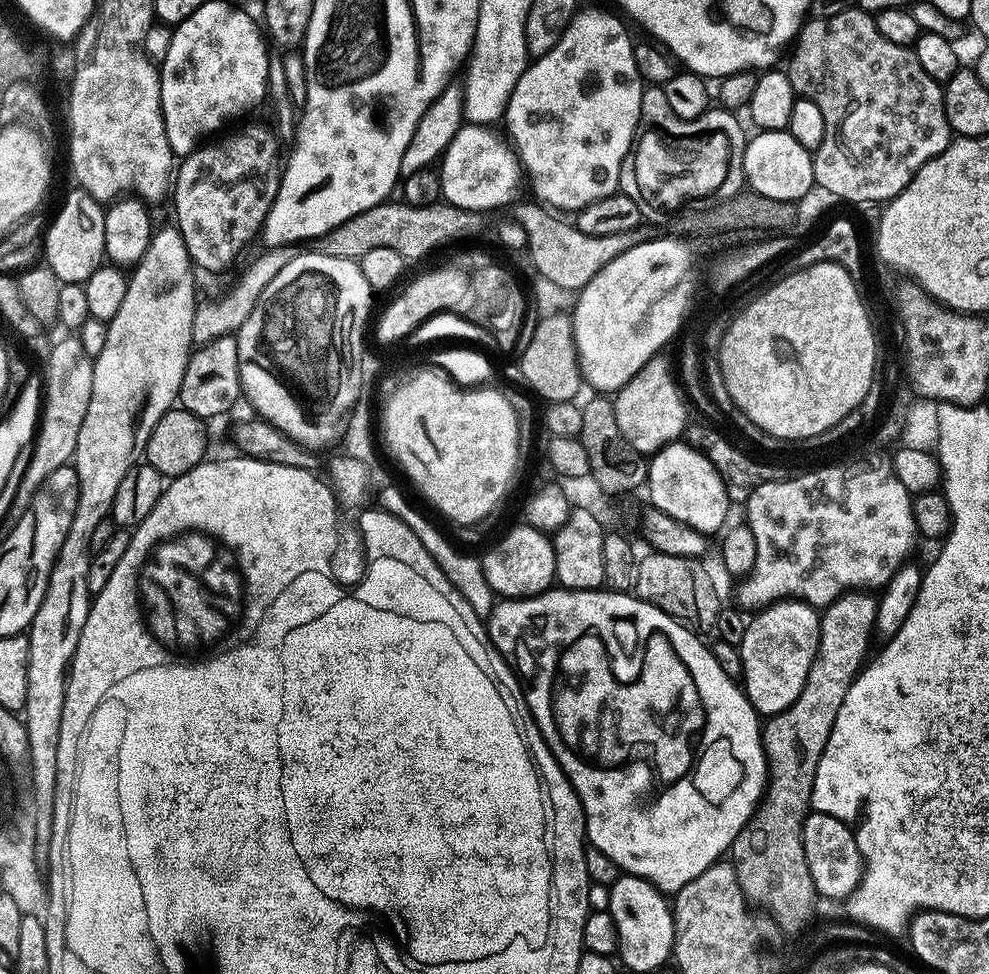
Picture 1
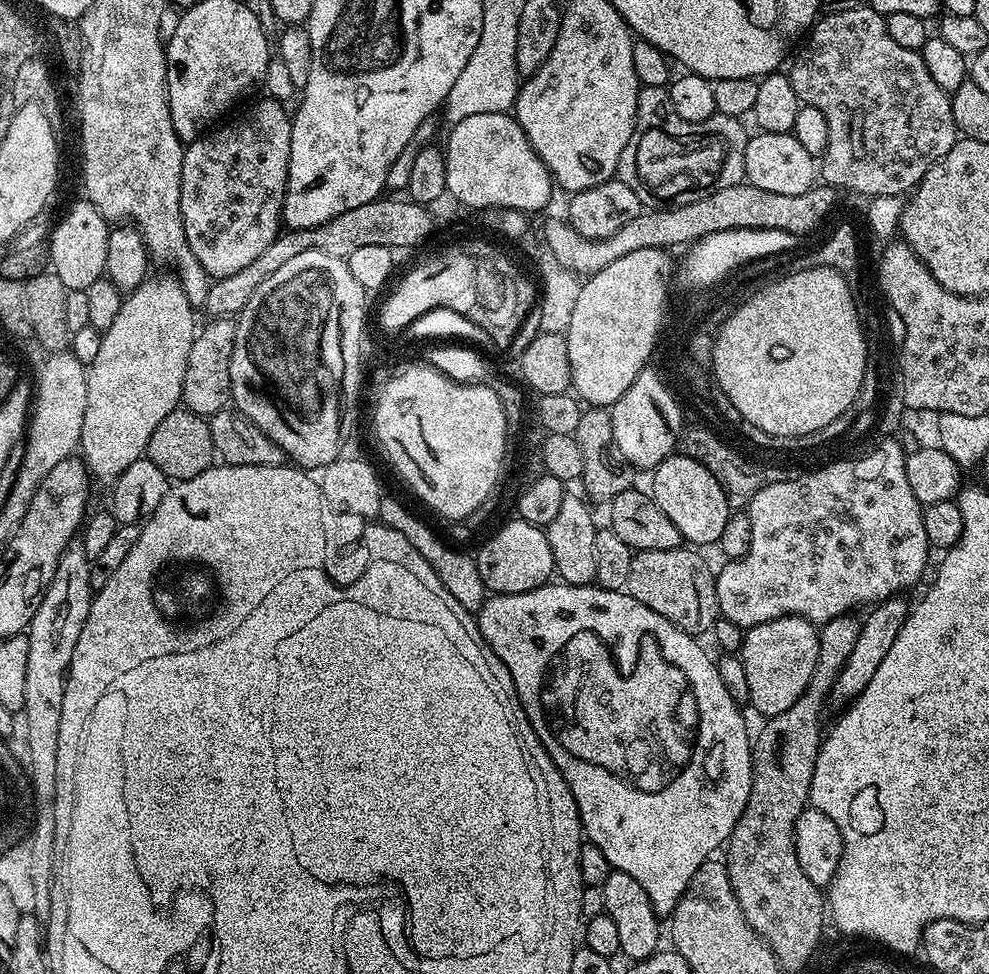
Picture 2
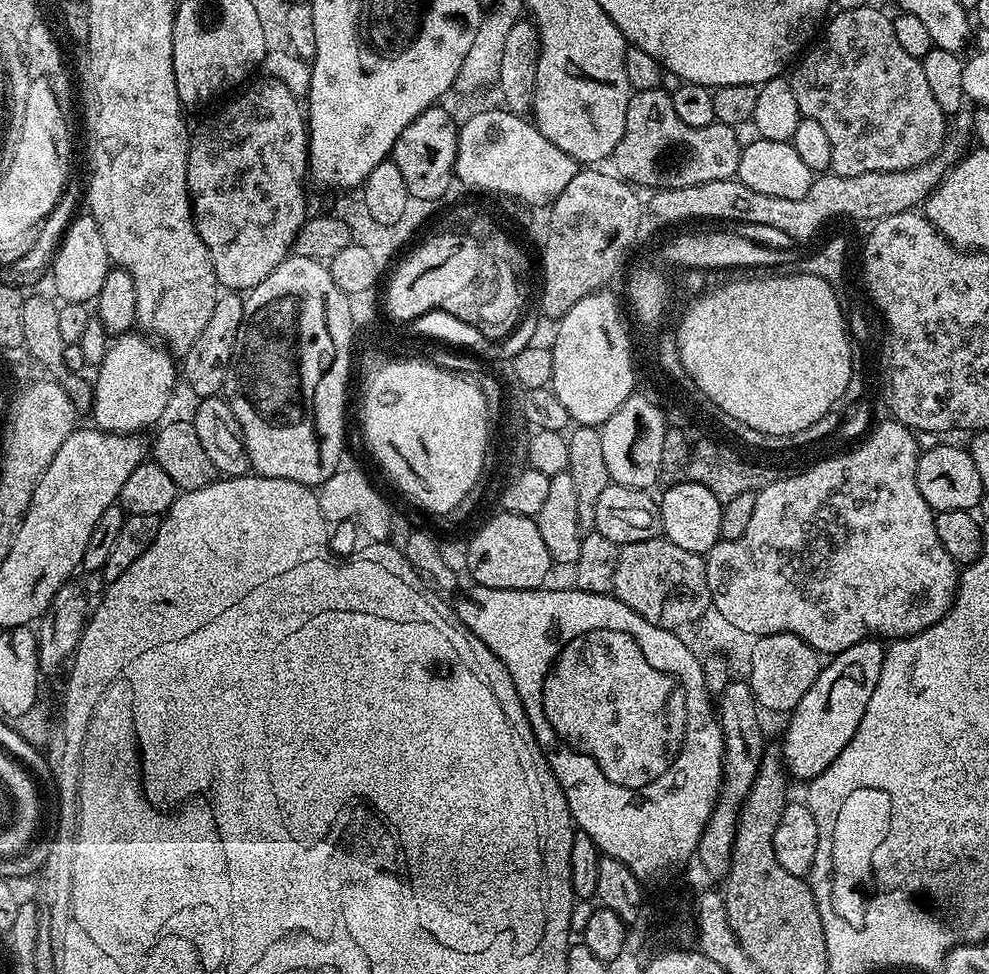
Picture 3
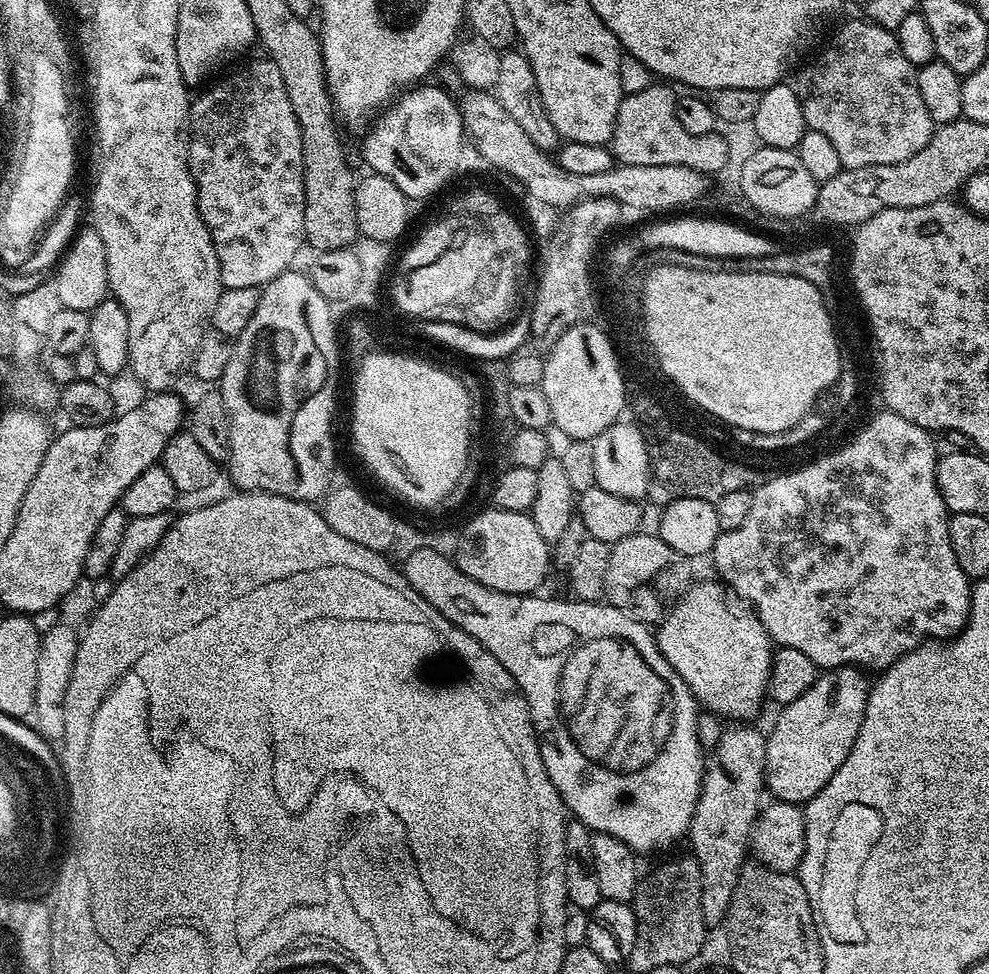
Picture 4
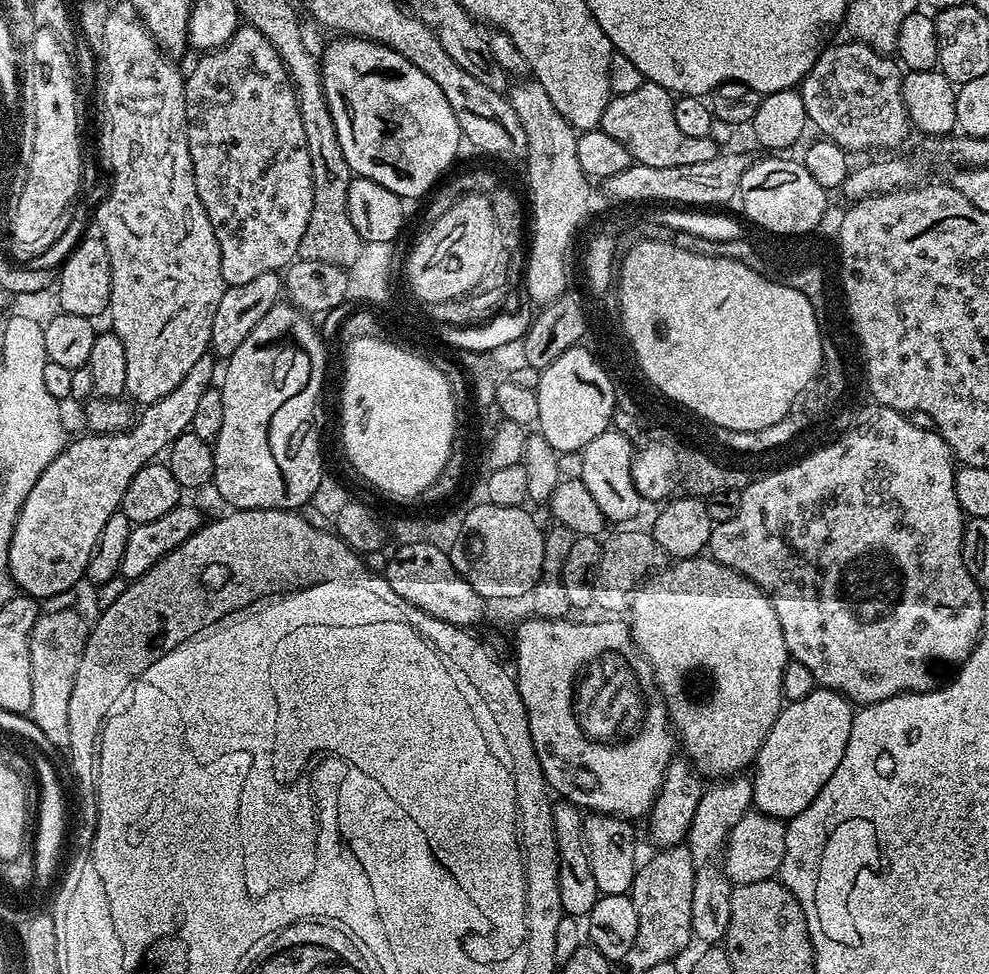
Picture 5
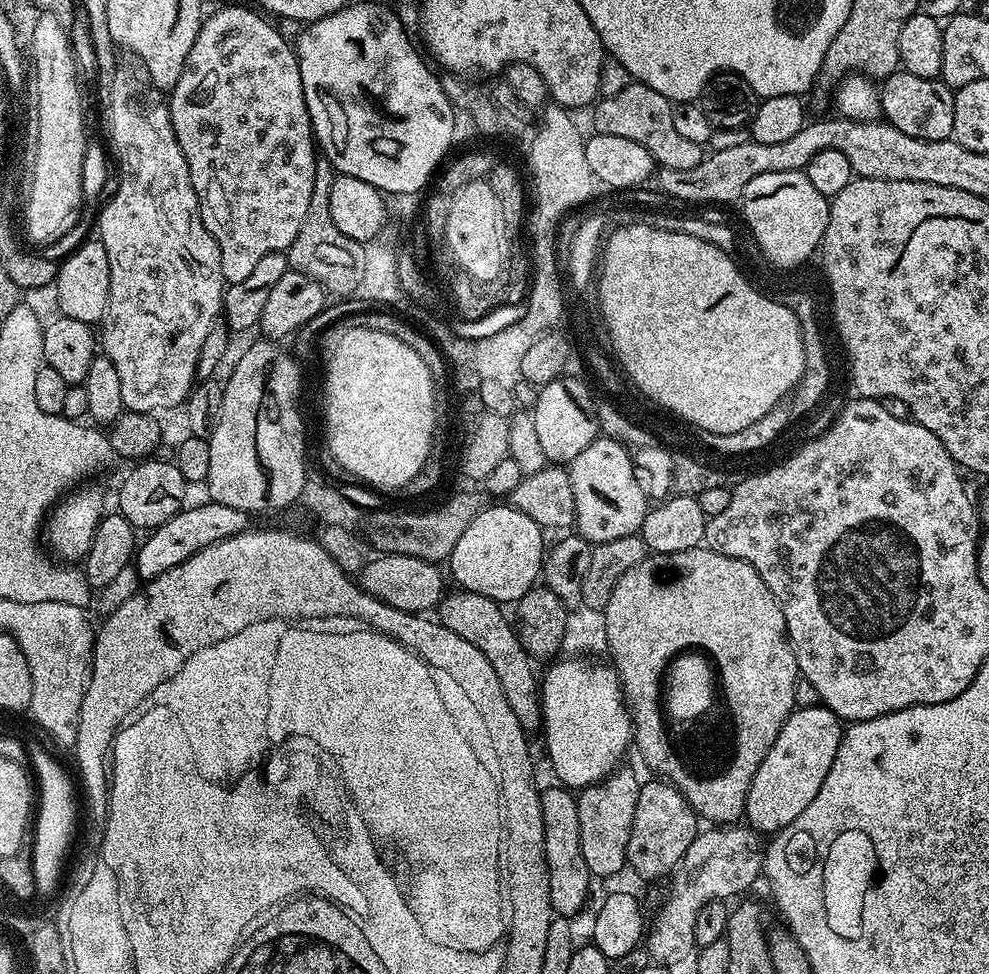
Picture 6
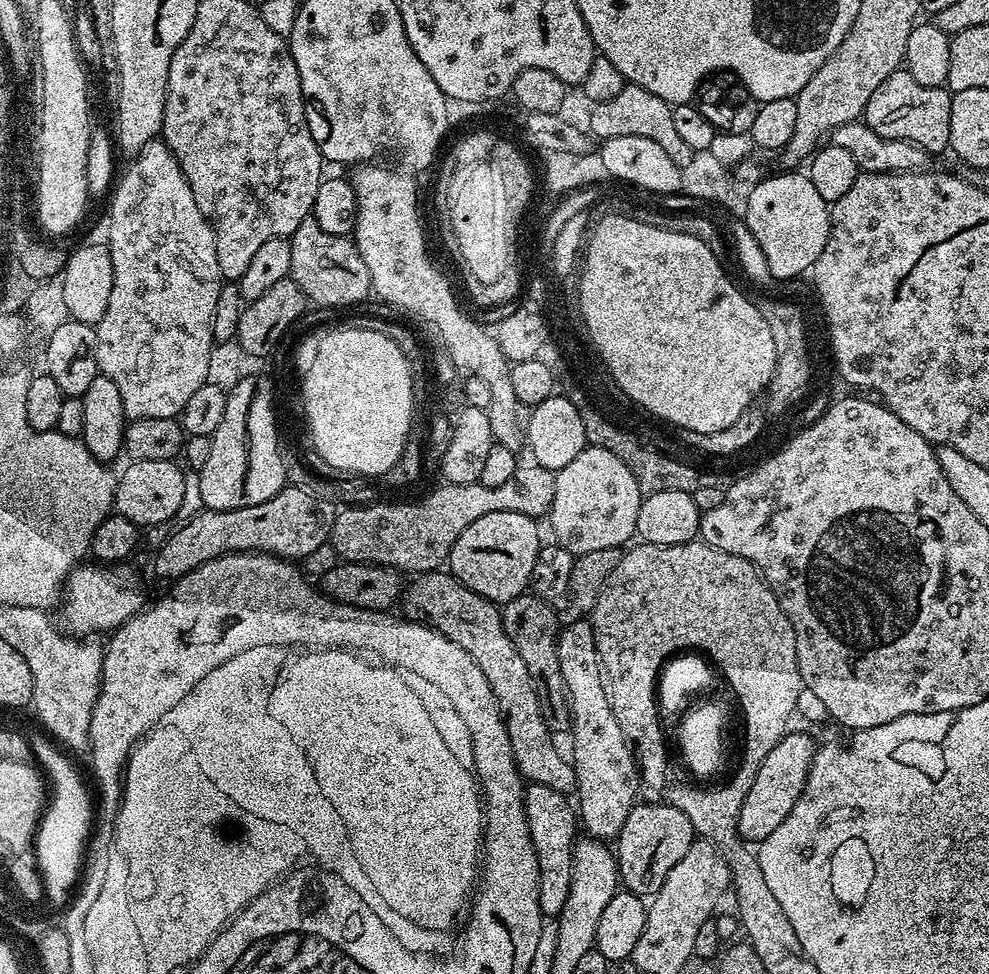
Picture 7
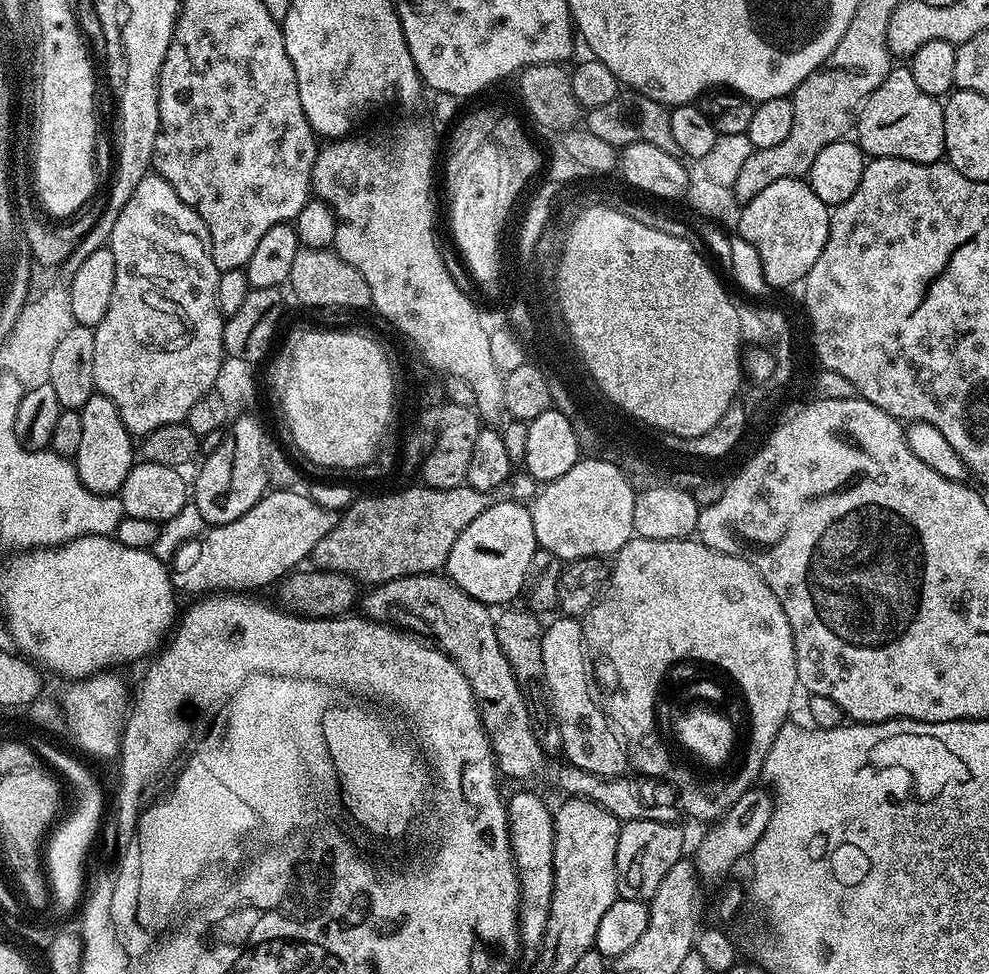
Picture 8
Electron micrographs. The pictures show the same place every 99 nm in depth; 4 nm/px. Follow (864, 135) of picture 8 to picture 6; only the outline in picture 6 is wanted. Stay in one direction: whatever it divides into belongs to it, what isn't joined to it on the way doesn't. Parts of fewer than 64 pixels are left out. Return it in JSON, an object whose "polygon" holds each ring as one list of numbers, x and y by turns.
{"polygon":[[897,70,891,76,883,77,879,90,883,119,902,130,902,134,923,140,947,140,951,137,954,130,954,92,943,80,927,80,918,78,918,74]]}

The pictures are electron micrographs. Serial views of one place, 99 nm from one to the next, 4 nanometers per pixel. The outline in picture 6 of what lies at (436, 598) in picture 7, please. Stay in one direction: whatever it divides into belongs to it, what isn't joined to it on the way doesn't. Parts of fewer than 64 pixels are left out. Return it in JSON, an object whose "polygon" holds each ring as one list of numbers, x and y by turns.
{"polygon":[[463,590,449,591,438,605,439,623,445,624,458,638,466,638,470,646,478,646,486,658,490,658,490,666,494,666,494,674,498,674,498,682,502,682,502,694,506,694,506,702,510,702,510,710,518,718,518,722,528,734,541,727,540,696,538,693,538,672,532,669,534,660,520,644,517,629,504,617,499,603,482,594,474,594]]}

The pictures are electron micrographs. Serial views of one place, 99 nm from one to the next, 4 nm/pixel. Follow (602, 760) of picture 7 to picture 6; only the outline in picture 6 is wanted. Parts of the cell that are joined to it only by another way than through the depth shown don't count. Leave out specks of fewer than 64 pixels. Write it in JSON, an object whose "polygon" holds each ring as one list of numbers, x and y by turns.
{"polygon":[[621,766,599,784,591,784,576,796,582,858,586,858,586,866,593,877,616,876,620,871,625,871,630,830,634,826,634,810,638,806,641,783,641,777,636,777,627,766]]}

